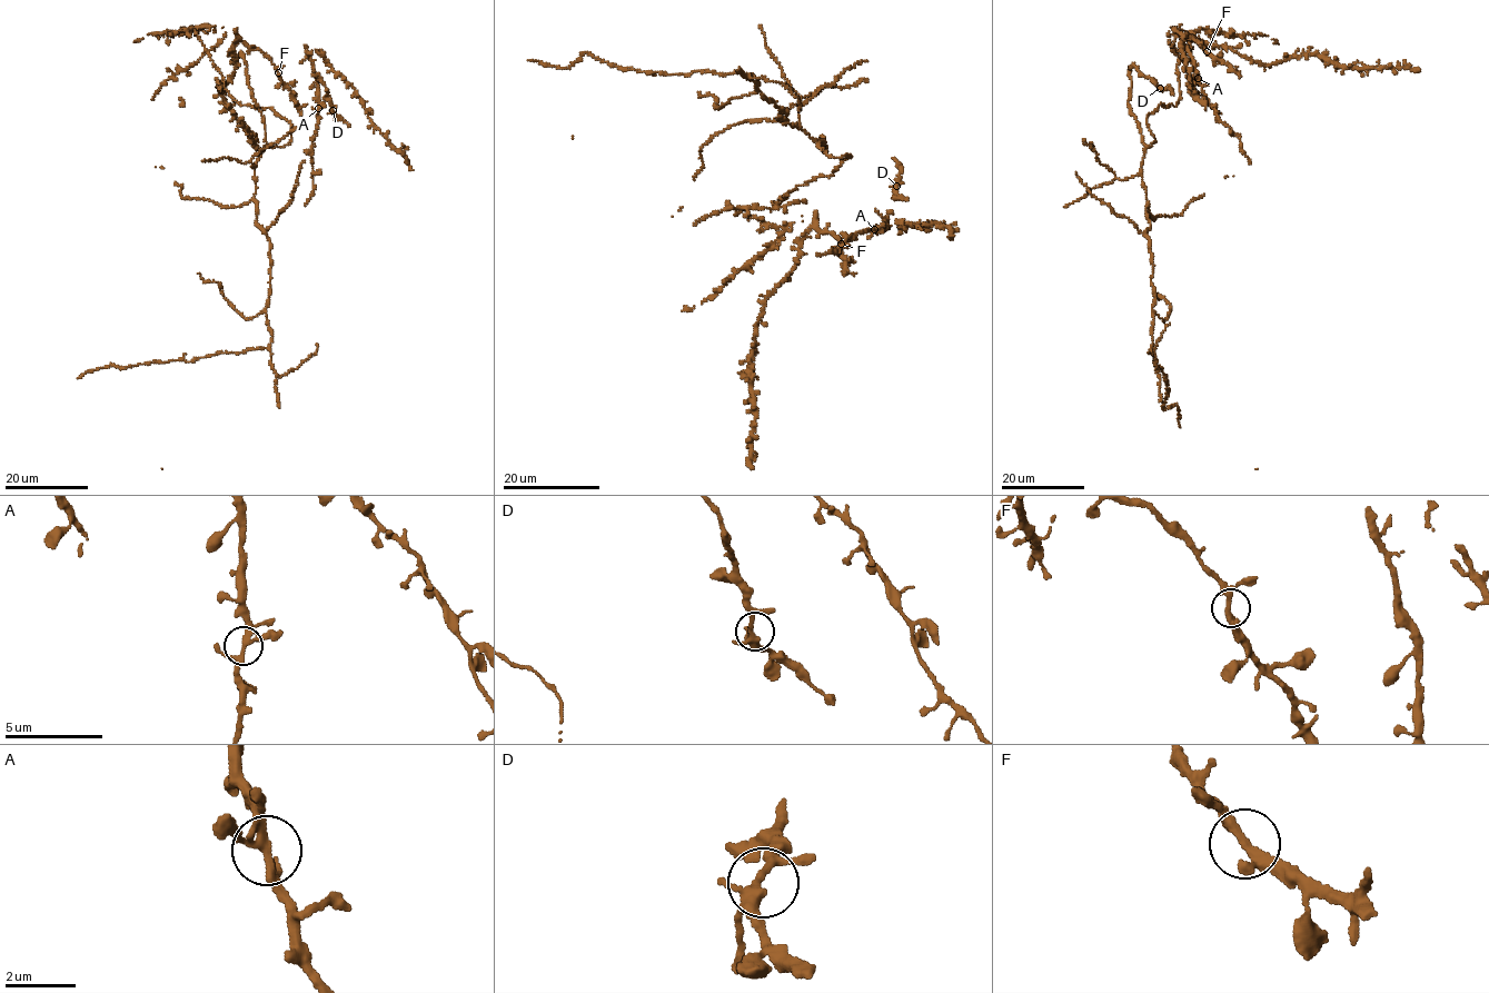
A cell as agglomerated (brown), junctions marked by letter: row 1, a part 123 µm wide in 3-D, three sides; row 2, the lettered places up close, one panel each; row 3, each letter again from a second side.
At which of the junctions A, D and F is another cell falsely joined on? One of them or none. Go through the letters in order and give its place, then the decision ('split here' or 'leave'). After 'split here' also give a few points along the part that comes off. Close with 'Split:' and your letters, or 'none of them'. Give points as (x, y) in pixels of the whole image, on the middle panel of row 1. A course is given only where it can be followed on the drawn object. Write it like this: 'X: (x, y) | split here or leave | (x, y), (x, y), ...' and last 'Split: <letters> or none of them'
A: (874, 229) | leave
D: (896, 186) | leave
F: (841, 244) | leave
Split: none of them

